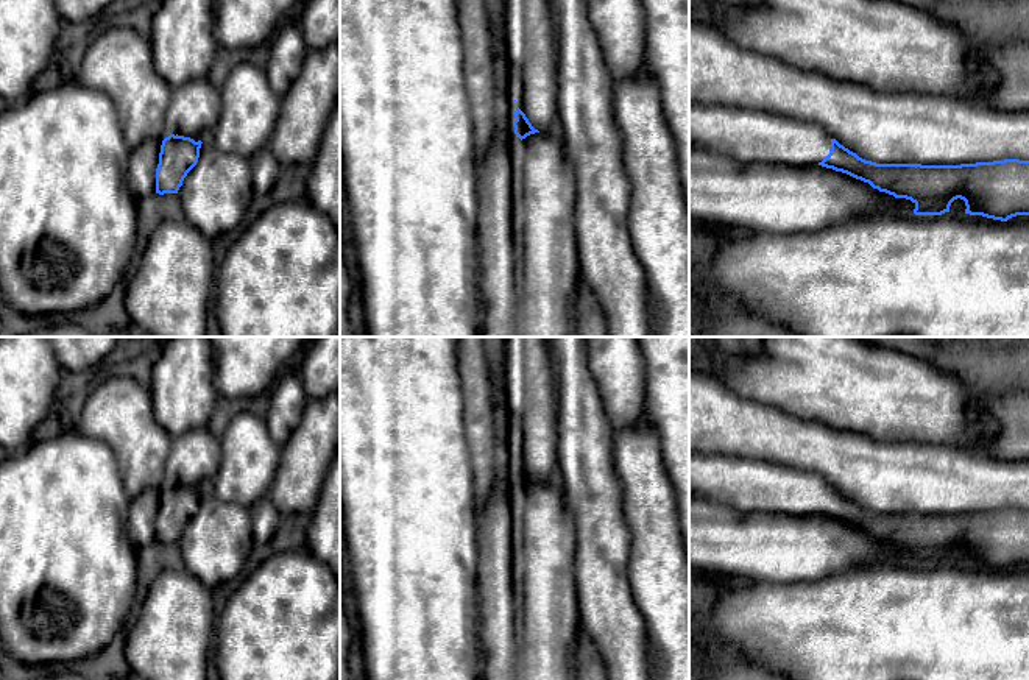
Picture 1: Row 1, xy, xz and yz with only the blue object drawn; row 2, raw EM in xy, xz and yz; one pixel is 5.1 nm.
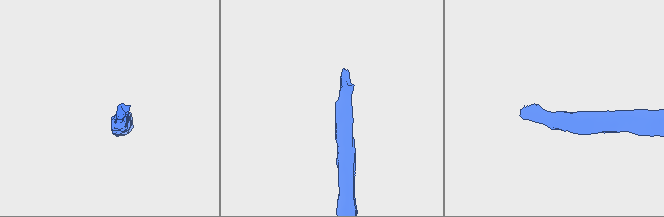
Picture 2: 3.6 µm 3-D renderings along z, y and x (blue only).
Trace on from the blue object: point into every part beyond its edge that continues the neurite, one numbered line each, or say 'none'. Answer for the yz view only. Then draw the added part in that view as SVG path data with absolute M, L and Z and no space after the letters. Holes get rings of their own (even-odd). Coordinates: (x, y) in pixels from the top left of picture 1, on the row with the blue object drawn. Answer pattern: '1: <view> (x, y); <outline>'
1: yz (749, 134); M689 103L689 147L741 161L819 165L829 154L833 139L814 122L728 104Z

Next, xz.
1: xz (530, 31); M504 0L514 100L539 133L558 120L558 27L552 0Z

